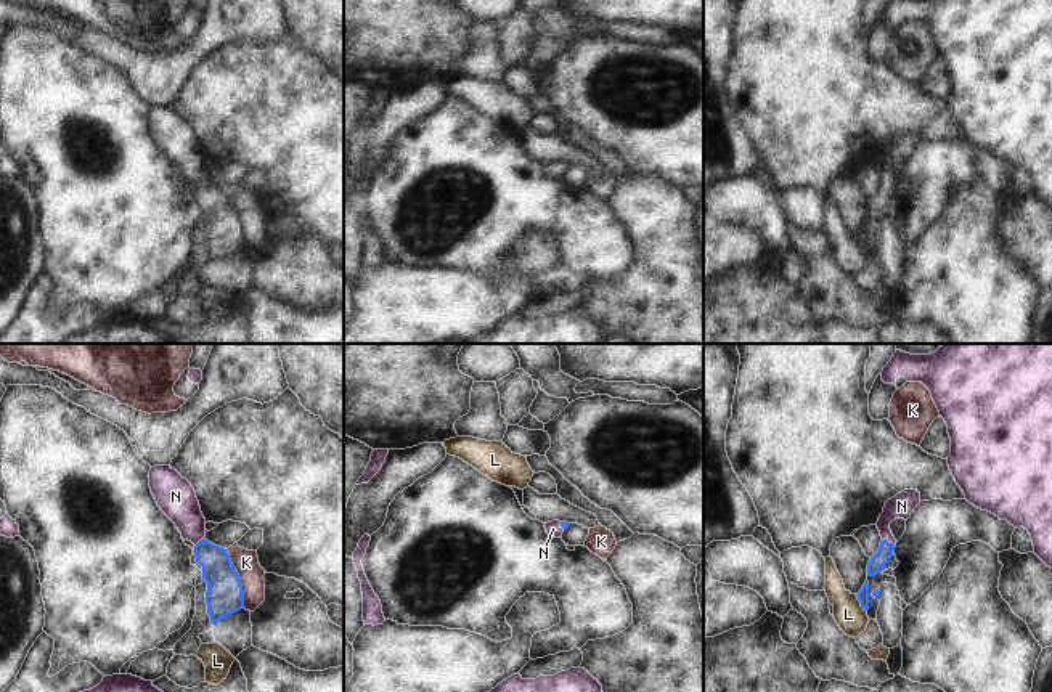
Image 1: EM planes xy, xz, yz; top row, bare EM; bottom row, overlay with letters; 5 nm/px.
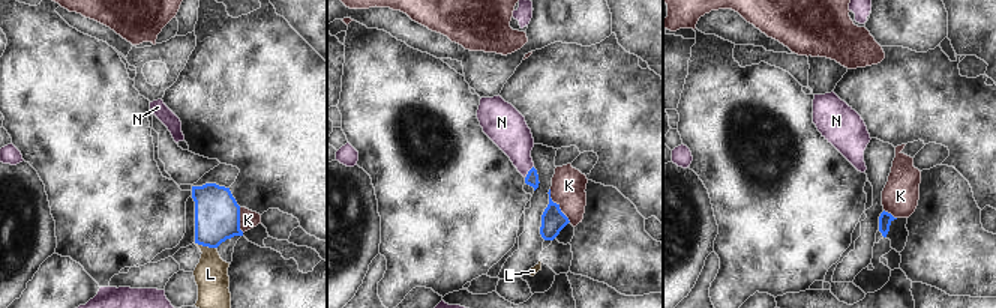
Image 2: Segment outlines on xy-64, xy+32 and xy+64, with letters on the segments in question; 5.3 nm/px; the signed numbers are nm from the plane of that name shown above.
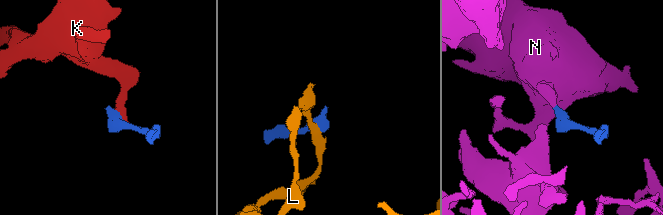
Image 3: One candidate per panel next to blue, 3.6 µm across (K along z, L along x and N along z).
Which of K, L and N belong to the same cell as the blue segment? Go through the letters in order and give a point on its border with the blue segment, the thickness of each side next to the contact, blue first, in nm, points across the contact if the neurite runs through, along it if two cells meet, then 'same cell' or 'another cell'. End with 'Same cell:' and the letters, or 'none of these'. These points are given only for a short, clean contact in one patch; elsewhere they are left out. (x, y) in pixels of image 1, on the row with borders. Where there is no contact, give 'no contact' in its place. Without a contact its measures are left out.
K: xy (240, 578) | 190/130 nm | along xy (225, 549), (240, 578), (244, 606) | another cell
L: yz (861, 604) | 60/150 nm | along yz (855, 594), (866, 612) | another cell
N: yz (887, 541) | 80/120 nm | across yz (885, 551), (887, 541), (885, 521), (901, 506) | same cell
Same cell: N

